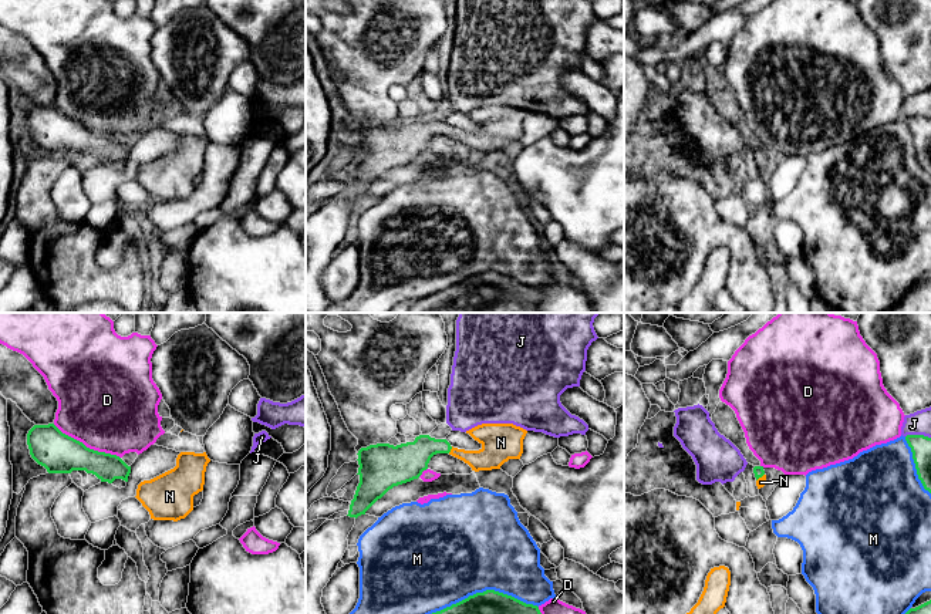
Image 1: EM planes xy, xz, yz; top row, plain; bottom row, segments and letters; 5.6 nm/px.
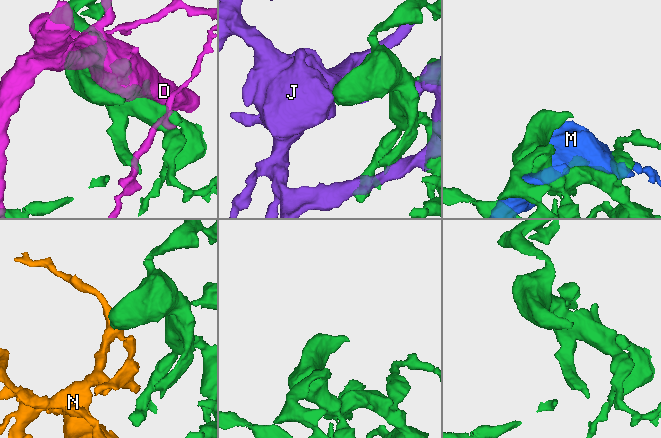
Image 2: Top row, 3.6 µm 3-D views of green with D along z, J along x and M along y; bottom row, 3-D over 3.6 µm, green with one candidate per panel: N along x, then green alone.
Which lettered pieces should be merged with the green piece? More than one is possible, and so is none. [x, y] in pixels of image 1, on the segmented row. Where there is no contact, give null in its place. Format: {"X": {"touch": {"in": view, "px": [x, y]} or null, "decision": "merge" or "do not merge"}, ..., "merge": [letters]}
{"D": {"touch": {"in": "xy", "px": [85, 446]}, "decision": "do not merge"}, "J": {"touch": {"in": "yz", "px": [918, 435]}, "decision": "do not merge"}, "M": {"touch": {"in": "xz", "px": [483, 591]}, "decision": "do not merge"}, "N": {"touch": {"in": "xz", "px": [451, 448]}, "decision": "merge"}, "merge": ["N"]}

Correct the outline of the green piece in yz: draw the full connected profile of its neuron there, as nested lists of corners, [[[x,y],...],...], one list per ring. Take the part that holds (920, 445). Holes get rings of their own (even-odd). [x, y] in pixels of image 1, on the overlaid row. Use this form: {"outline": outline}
{"outline": [[[907,435],[905,441],[913,452],[918,479],[931,493],[931,438],[924,435]]]}

